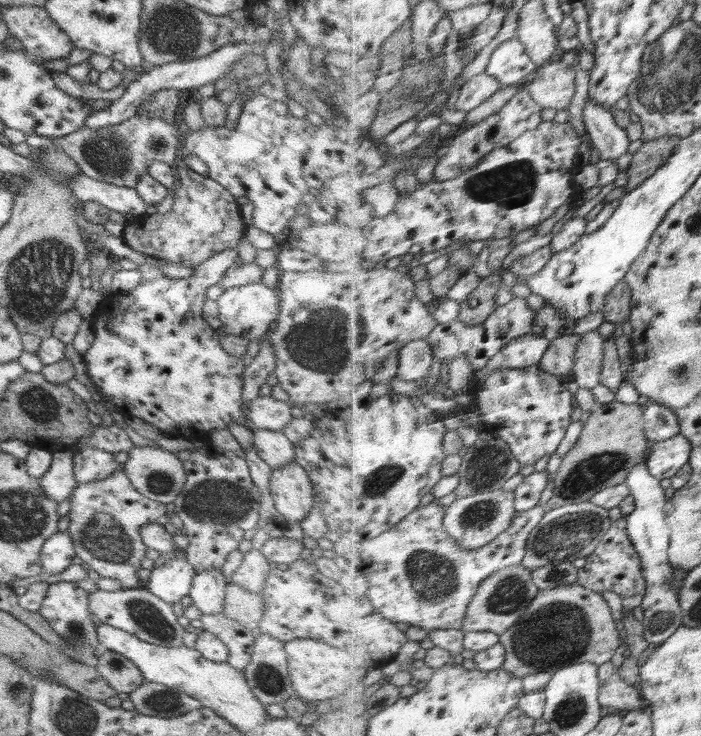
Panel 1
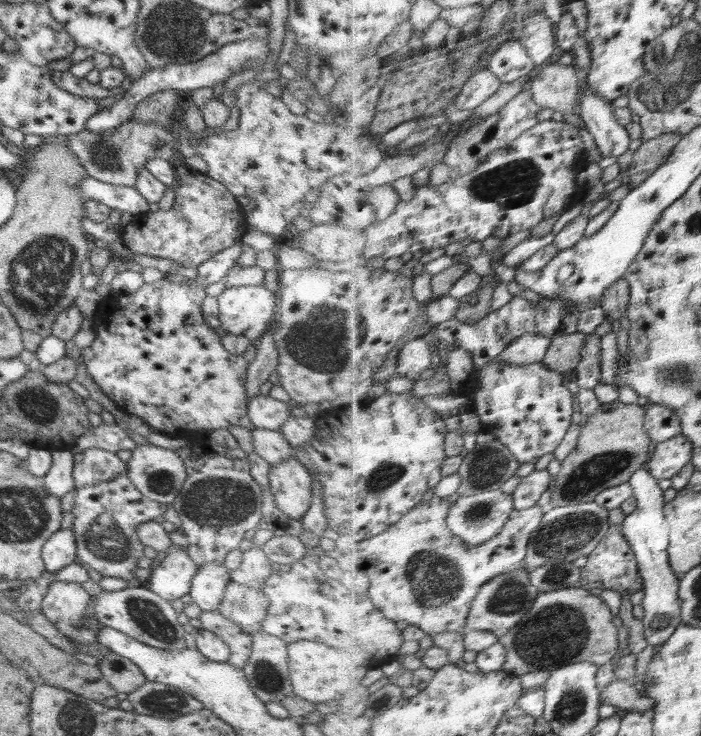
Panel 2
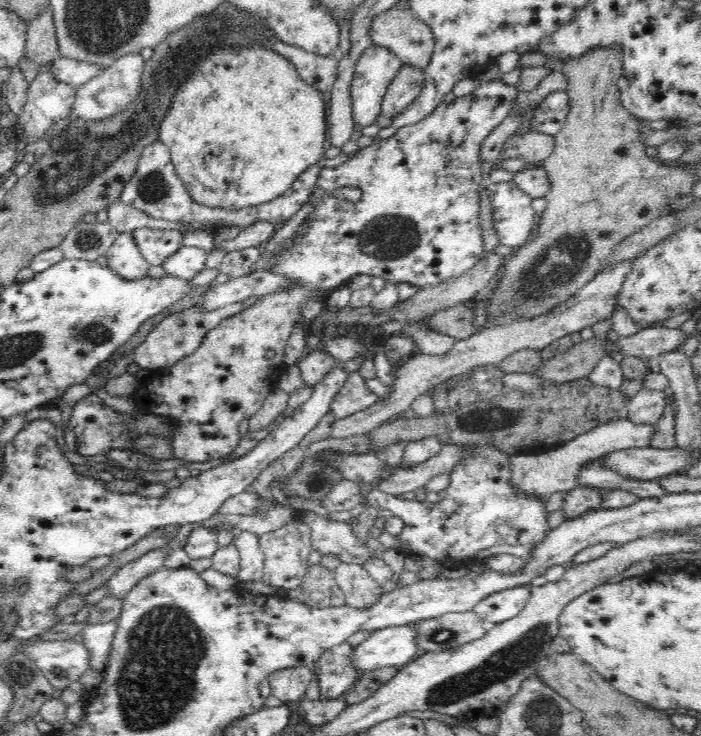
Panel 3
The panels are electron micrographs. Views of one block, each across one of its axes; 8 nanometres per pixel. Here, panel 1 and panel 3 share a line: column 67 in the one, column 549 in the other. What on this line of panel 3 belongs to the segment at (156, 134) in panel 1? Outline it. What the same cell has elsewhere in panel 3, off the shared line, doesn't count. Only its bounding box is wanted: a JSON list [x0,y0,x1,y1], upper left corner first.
[500,130,555,167]

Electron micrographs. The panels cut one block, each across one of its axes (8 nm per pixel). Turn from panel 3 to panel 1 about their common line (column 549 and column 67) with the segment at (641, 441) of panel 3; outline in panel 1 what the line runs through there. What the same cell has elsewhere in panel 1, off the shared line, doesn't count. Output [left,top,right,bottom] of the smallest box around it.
[39,452,76,503]

